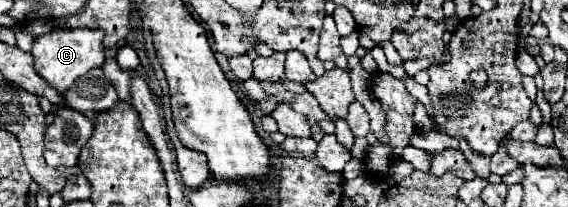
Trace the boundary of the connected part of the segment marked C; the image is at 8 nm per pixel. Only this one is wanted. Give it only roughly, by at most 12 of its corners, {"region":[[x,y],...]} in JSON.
{"region":[[60,28],[30,50],[34,68],[64,94],[104,64],[102,30]]}

